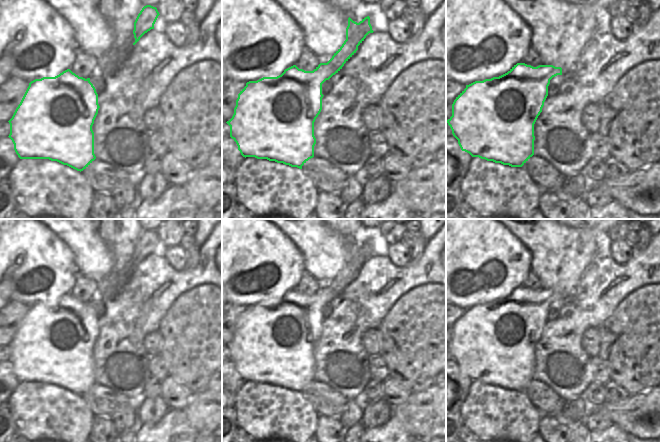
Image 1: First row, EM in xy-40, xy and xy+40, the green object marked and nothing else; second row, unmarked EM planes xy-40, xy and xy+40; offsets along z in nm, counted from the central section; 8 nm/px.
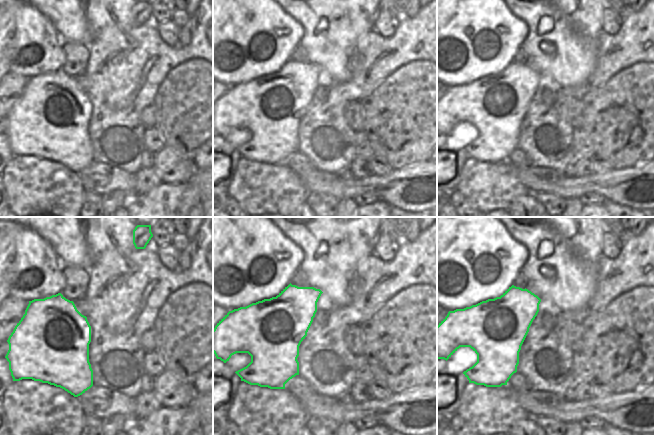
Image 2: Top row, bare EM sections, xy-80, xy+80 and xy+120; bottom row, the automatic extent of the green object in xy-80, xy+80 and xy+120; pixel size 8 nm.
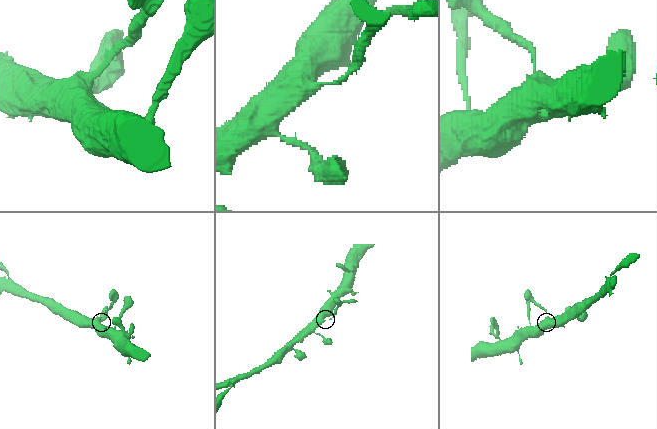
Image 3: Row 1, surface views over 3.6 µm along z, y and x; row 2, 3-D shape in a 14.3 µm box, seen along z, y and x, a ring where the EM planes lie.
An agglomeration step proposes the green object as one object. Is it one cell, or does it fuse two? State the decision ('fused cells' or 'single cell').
single cell

